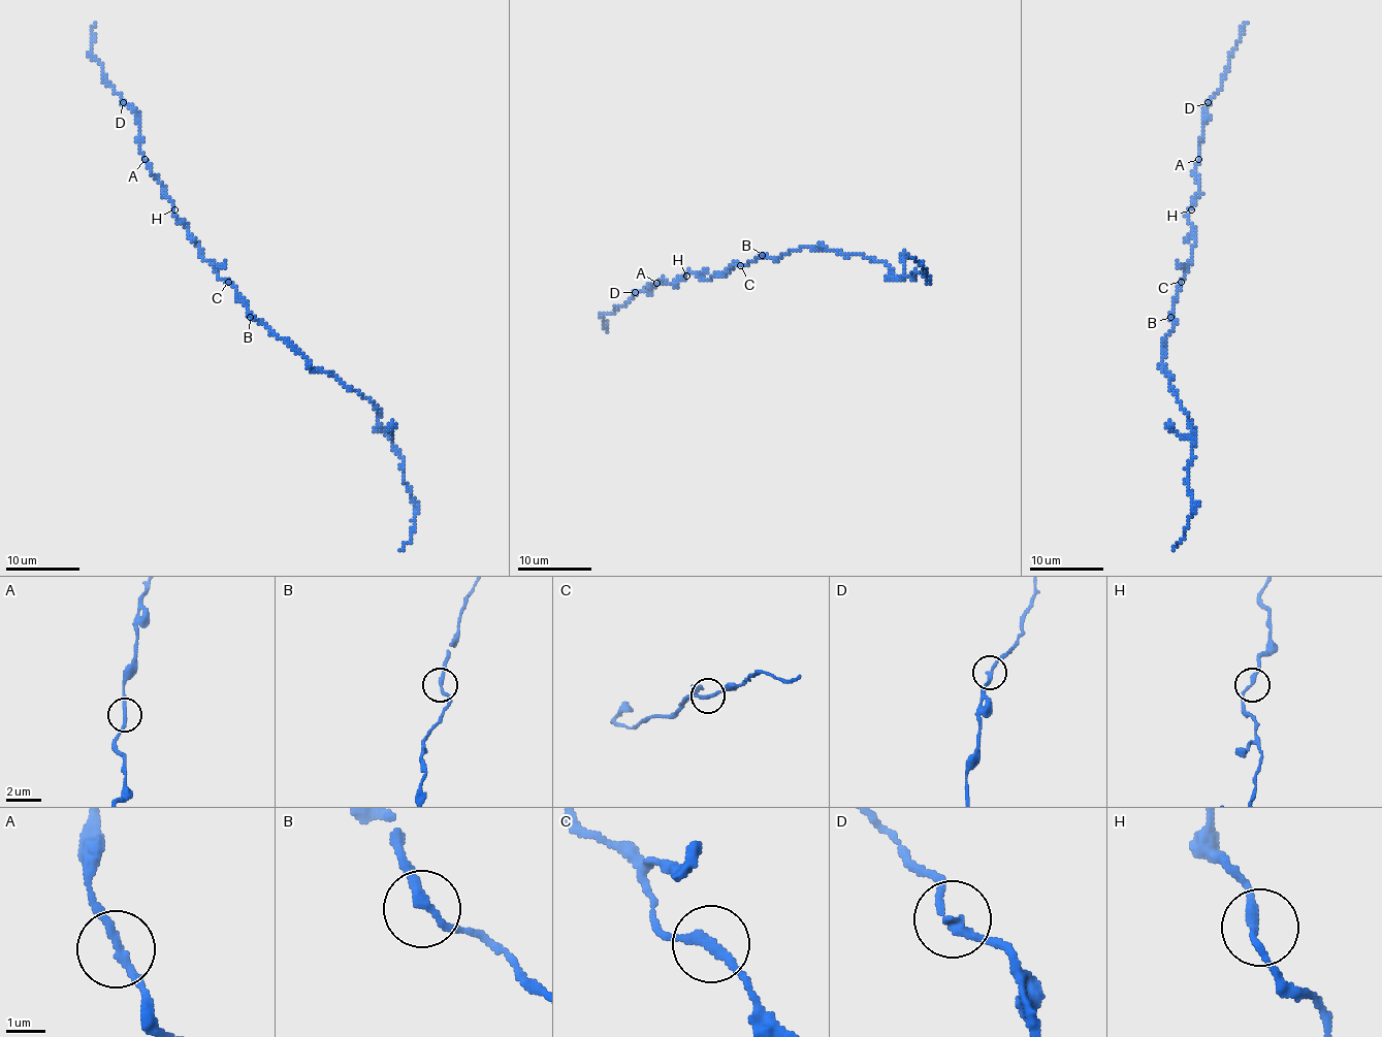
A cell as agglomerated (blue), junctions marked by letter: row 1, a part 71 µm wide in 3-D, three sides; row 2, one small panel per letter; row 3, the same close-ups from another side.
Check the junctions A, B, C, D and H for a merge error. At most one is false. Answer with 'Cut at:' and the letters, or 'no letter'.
Cut at: no letter

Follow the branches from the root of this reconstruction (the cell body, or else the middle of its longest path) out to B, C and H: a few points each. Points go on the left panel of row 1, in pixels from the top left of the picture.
B: (243, 300), (250, 317)
C: (243, 300), (228, 282)
H: (243, 300), (230, 284), (219, 279), (174, 209)

